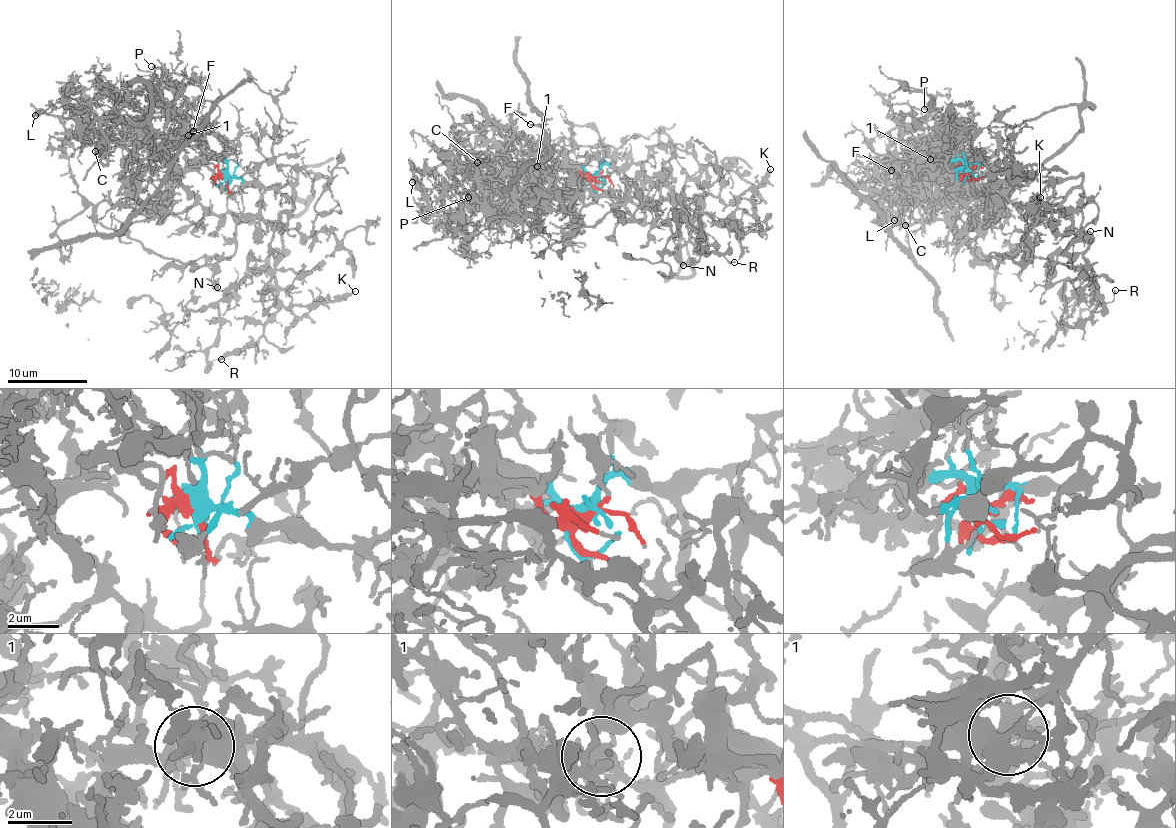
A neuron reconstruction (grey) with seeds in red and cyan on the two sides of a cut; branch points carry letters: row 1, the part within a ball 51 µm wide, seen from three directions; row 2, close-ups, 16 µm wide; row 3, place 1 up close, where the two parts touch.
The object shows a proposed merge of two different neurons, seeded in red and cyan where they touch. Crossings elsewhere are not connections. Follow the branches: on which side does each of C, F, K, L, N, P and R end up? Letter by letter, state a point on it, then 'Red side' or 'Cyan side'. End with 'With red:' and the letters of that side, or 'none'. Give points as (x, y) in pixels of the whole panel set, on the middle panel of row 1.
C: Place: (477, 162). Red side
F: Place: (530, 124). Red side
K: Place: (770, 169). Cyan side
L: Place: (412, 182). Red side
N: Place: (683, 265). Cyan side
P: Place: (468, 197). Red side
R: Place: (734, 262). Cyan side
With red: C, F, L, P

